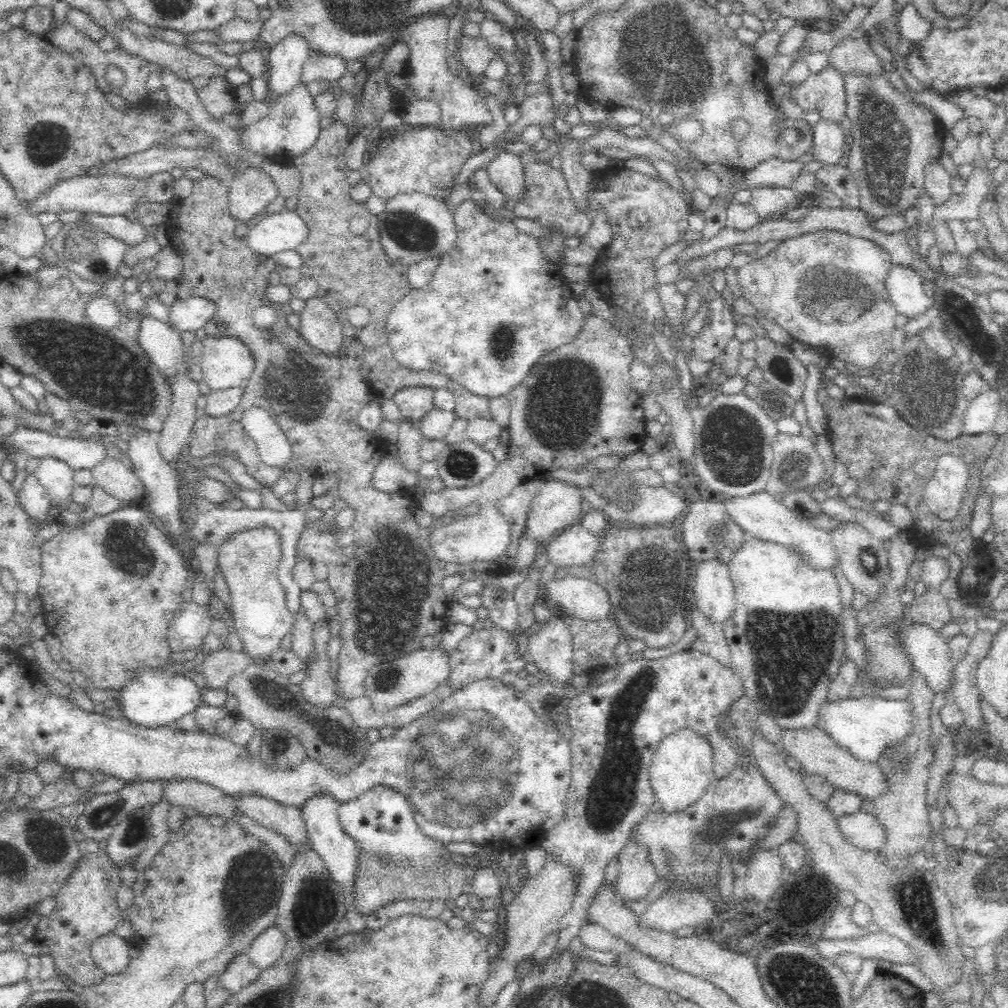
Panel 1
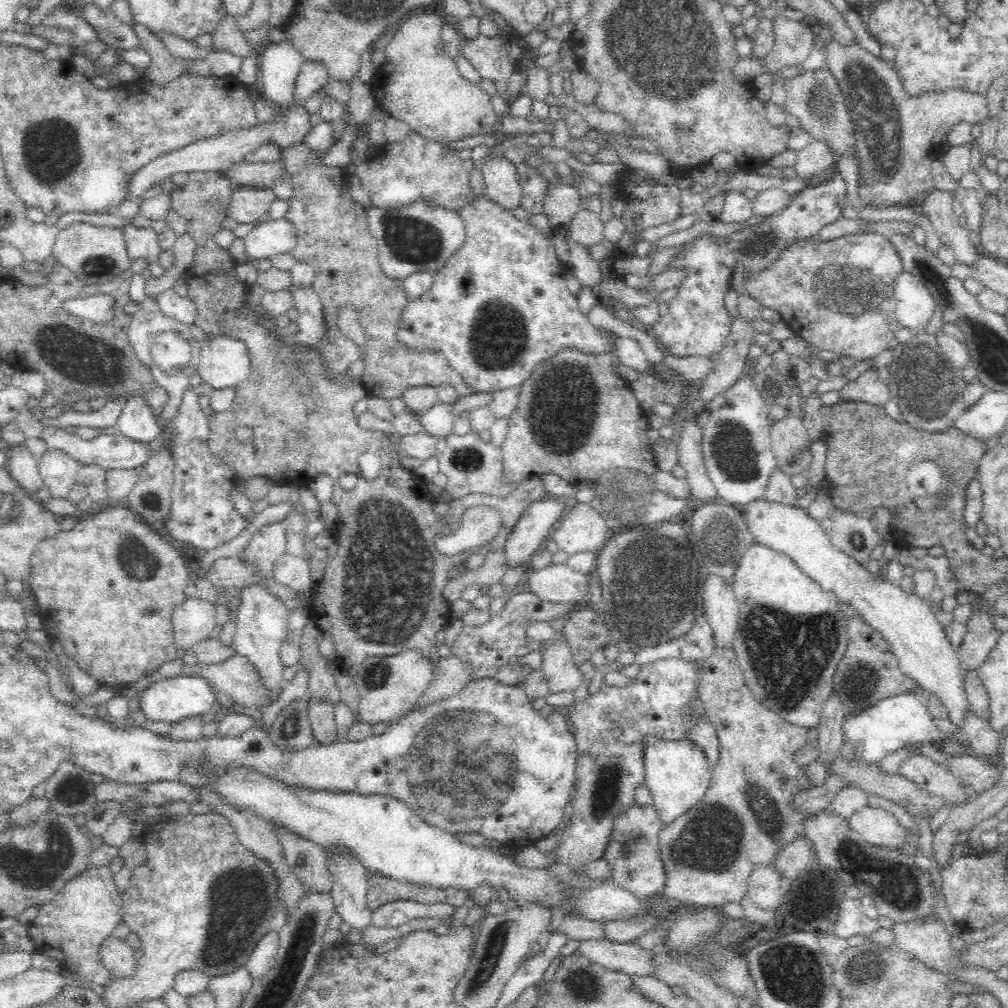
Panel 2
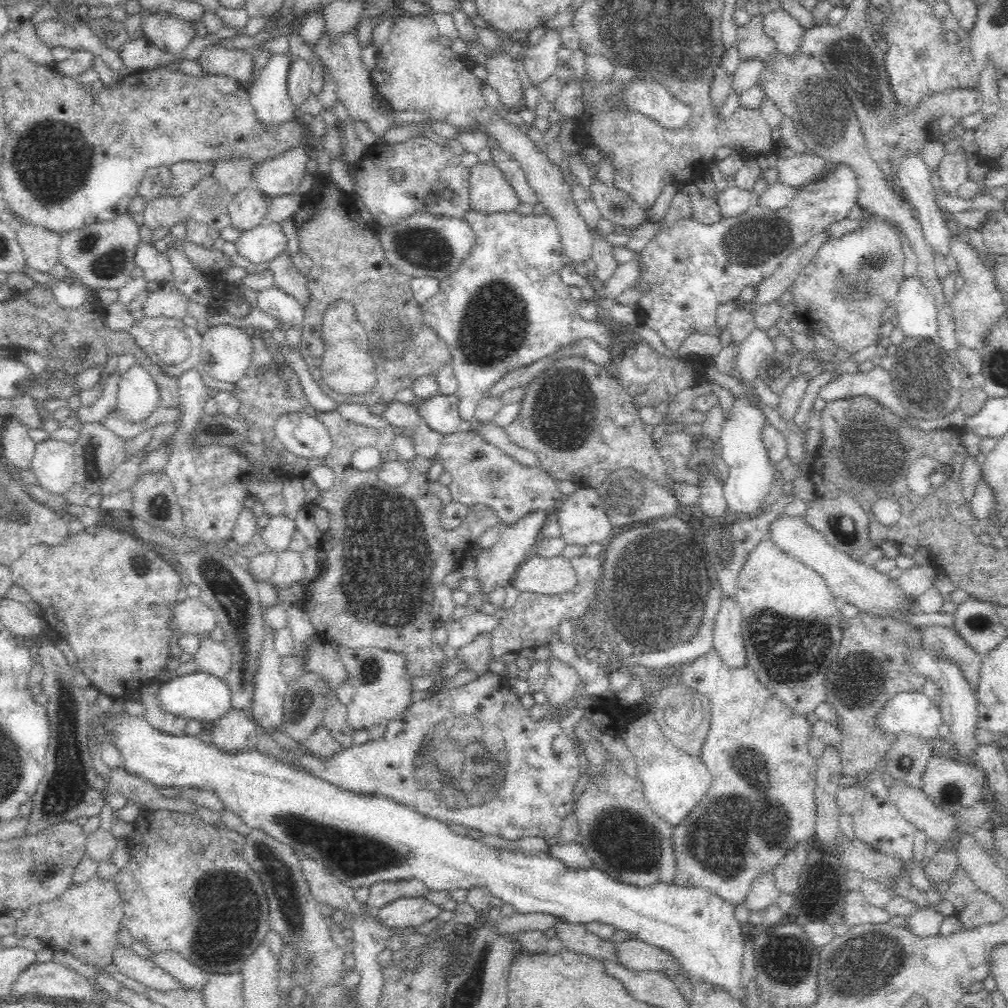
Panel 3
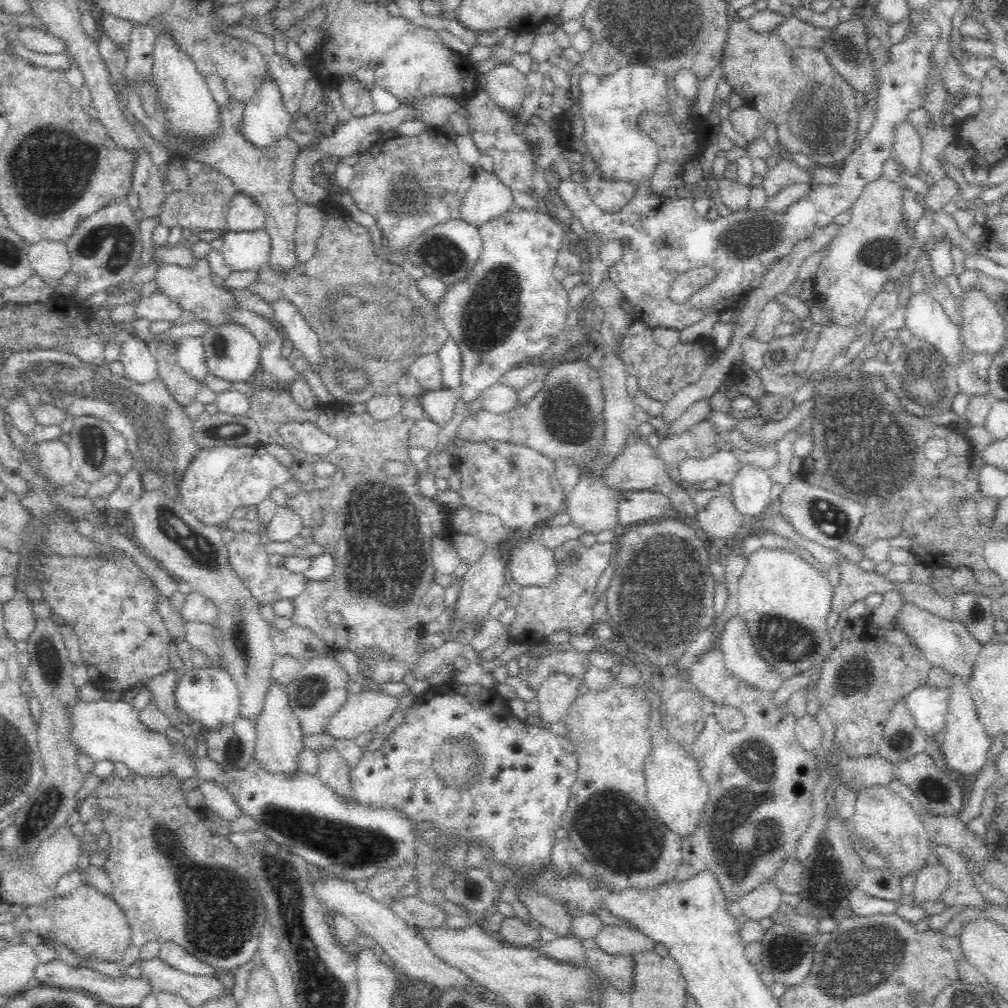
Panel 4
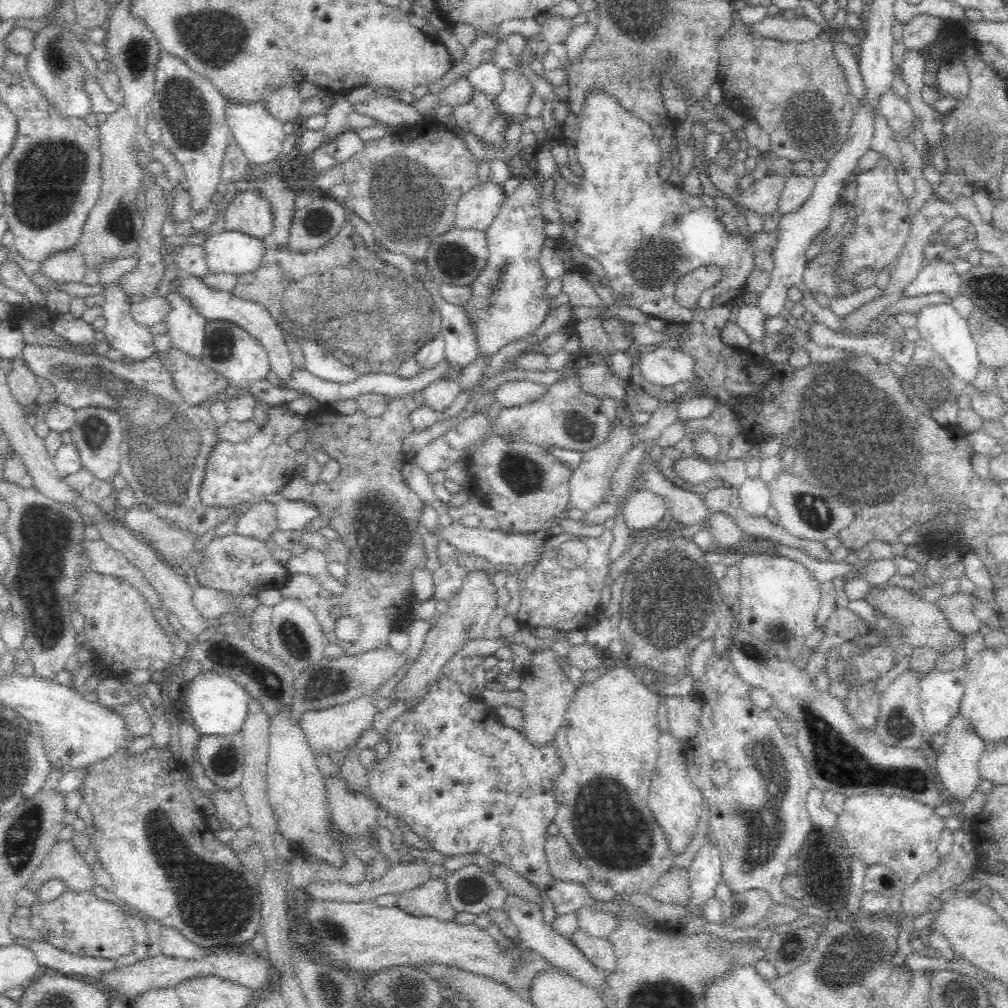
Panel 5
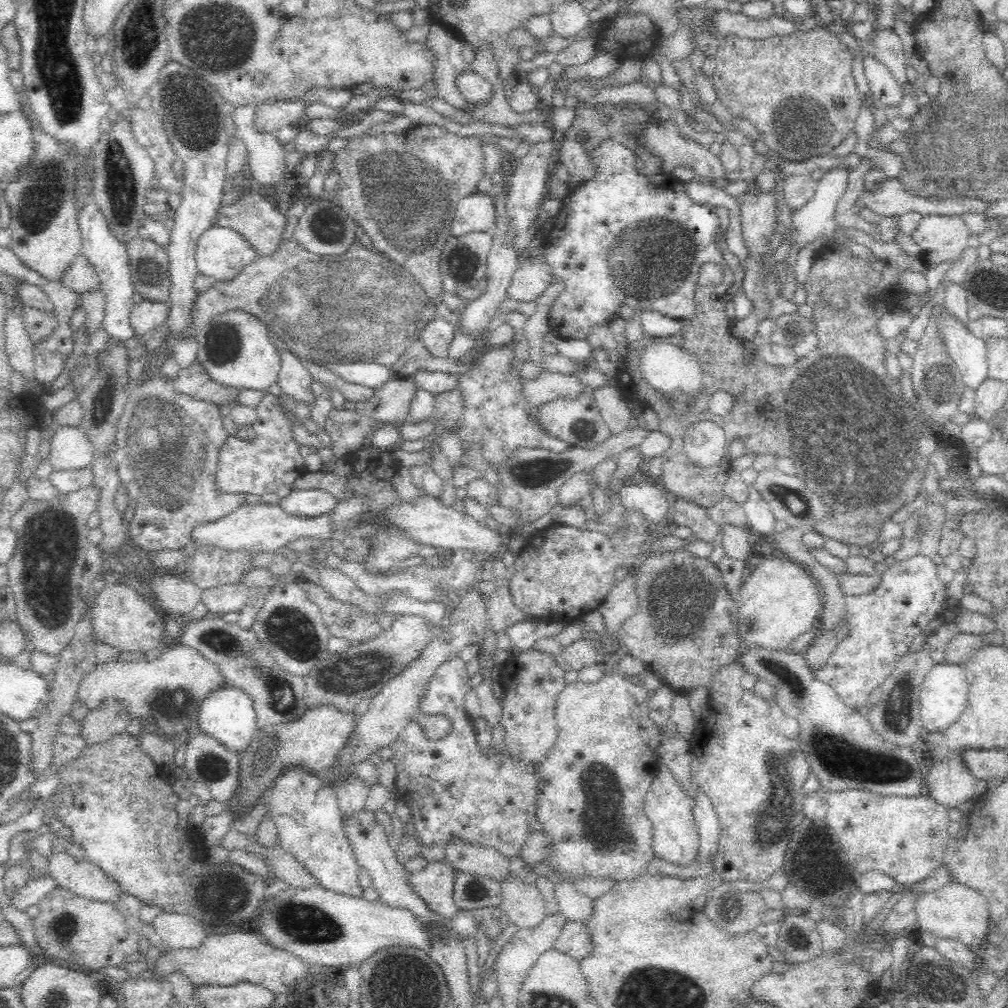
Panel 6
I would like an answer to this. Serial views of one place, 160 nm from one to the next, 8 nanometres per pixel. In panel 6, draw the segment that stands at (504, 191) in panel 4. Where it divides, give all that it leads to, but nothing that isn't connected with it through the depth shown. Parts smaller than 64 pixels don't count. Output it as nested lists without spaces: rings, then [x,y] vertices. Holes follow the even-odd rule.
[[[476,192],[461,198],[457,204],[449,230],[450,237],[471,232],[491,232],[495,221],[492,193]]]

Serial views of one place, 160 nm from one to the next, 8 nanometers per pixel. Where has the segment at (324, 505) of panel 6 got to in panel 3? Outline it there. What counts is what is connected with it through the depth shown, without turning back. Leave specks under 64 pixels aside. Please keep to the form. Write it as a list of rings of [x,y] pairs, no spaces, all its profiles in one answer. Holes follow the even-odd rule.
[[[284,515],[270,519],[259,535],[260,542],[266,547],[267,552],[282,553],[289,548],[294,536],[298,535],[295,521]]]

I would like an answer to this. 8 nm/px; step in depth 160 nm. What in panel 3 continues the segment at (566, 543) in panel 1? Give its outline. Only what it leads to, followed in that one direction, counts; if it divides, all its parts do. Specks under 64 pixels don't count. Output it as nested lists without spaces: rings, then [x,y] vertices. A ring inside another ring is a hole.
[[[577,487],[572,494],[564,497],[560,503],[558,523],[561,536],[567,545],[577,545],[584,548],[591,546],[603,547],[614,536],[617,529],[606,513],[606,502],[598,489],[592,487]]]

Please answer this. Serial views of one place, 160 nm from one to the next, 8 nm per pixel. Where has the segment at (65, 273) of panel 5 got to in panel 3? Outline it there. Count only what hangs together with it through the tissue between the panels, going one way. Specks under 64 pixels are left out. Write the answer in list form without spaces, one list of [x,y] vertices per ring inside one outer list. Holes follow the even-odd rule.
[[[16,224],[16,238],[26,259],[26,266],[47,273],[58,264],[61,235],[31,224]]]

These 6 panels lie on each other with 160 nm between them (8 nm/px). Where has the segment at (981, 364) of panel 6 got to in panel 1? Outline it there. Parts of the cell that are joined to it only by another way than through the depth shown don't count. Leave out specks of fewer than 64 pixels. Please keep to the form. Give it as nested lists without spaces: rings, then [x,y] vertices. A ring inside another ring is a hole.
[[[893,264],[885,285],[897,313],[908,319],[920,317],[933,306],[933,299],[926,294],[920,275],[907,266]]]

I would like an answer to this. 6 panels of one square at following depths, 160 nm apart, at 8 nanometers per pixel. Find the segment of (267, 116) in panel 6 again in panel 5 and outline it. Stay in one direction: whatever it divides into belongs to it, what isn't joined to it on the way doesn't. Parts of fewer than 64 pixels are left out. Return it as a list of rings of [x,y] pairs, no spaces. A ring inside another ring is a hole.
[[[282,86],[264,101],[265,111],[280,122],[301,122],[300,112],[304,105],[298,86]]]

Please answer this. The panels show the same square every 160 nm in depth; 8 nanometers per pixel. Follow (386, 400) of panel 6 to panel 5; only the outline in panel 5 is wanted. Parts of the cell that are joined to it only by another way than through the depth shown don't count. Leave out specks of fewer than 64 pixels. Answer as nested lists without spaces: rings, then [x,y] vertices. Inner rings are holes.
[[[414,391],[402,397],[390,395],[384,397],[387,397],[385,409],[376,416],[370,416],[360,408],[350,415],[341,415],[330,404],[317,405],[315,409],[318,416],[315,420],[308,420],[306,416],[304,430],[290,436],[290,447],[296,452],[300,449],[304,450],[304,448],[311,450],[310,438],[314,438],[314,448],[322,445],[329,458],[338,461],[338,474],[332,482],[324,482],[320,479],[310,480],[310,476],[298,474],[279,492],[282,498],[306,499],[314,502],[319,515],[328,517],[328,527],[336,531],[341,537],[340,541],[345,542],[348,547],[348,564],[346,564],[348,578],[344,581],[346,589],[340,596],[330,594],[310,576],[302,574],[288,573],[284,586],[279,589],[281,595],[300,597],[316,615],[326,642],[337,644],[342,648],[344,654],[349,656],[358,656],[362,652],[367,652],[367,649],[377,649],[388,645],[390,632],[398,630],[403,625],[408,625],[414,619],[412,605],[416,600],[414,593],[410,591],[410,586],[413,585],[412,576],[416,569],[424,569],[427,562],[425,542],[417,526],[422,514],[423,502],[404,480],[402,469],[403,464],[407,461],[404,451],[402,451],[403,440],[410,436],[411,432],[414,432],[409,416],[415,408],[424,403],[423,396],[420,392]],[[374,589],[379,591],[376,598],[369,593]],[[334,612],[341,612],[343,616],[354,616],[355,619],[358,619],[360,623],[358,640],[344,642],[336,636]]]

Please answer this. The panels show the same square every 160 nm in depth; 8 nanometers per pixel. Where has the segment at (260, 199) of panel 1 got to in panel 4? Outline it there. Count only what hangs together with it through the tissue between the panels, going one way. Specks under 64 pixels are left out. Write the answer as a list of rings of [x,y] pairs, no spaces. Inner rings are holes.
[[[236,193],[228,205],[225,229],[230,232],[254,232],[265,228],[265,214],[246,193]]]

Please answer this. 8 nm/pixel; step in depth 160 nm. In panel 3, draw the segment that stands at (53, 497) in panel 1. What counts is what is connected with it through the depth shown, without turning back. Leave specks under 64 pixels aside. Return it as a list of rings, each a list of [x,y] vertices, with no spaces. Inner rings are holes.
[[[51,439],[38,443],[30,469],[42,488],[55,495],[64,494],[75,483],[73,445]]]

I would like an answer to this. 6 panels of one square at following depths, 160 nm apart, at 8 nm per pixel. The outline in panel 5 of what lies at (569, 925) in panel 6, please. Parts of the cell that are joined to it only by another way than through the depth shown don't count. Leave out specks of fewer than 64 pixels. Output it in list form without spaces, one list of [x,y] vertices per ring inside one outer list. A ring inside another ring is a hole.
[[[580,928],[570,933],[569,939],[590,964],[605,971],[614,970],[615,954],[606,939],[590,936]]]

